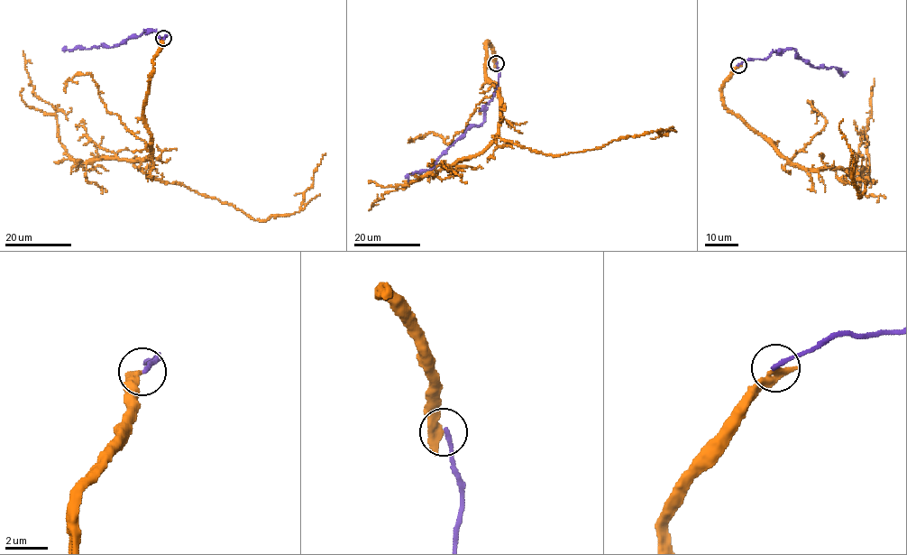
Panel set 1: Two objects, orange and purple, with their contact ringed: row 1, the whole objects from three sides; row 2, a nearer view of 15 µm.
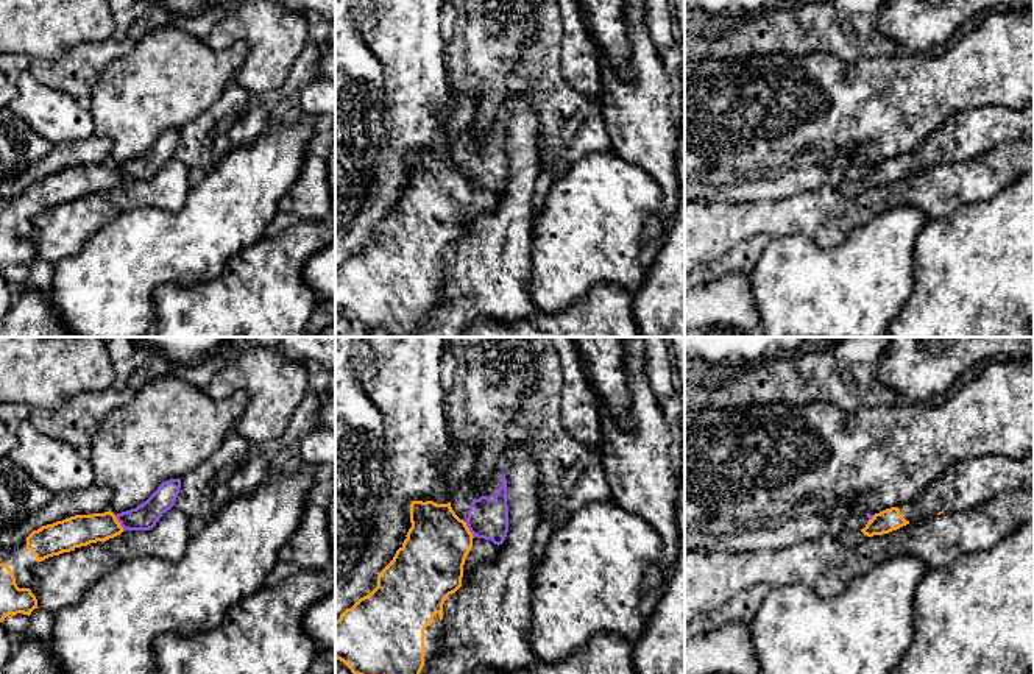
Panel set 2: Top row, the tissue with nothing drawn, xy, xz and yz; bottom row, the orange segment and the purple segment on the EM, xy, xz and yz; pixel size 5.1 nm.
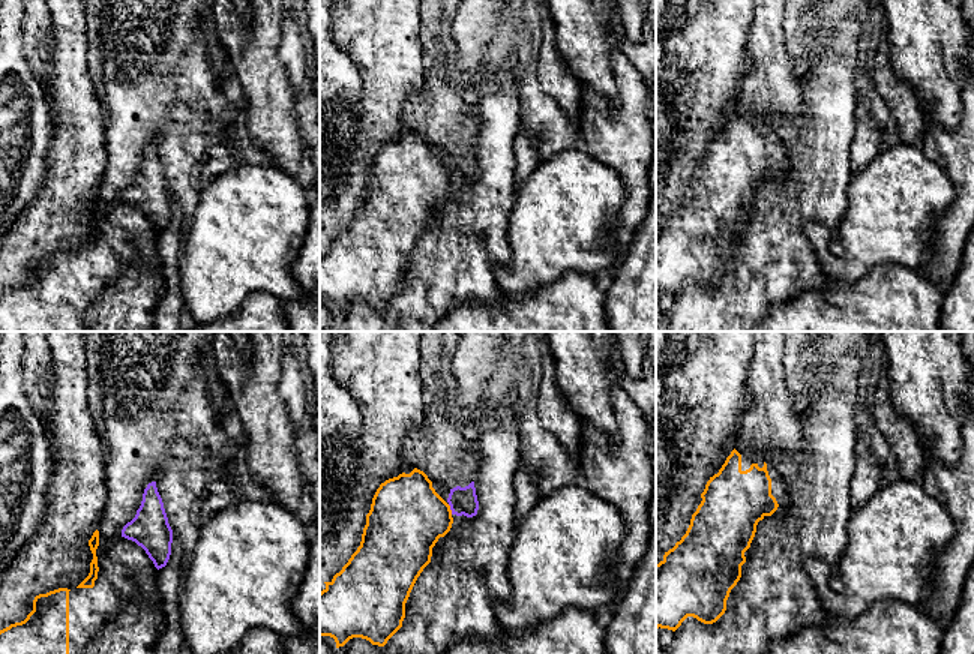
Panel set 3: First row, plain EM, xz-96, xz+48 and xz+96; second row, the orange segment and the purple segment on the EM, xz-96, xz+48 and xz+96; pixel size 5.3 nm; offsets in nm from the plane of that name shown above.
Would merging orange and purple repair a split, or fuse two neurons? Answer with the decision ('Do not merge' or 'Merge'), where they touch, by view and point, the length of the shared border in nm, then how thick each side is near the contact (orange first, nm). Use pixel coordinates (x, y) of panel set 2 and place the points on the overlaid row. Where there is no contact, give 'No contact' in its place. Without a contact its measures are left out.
Do not merge. Touches orange at xz (468, 529). Shared border 100 nm. Thickness 340 nm (orange) against 200 nm

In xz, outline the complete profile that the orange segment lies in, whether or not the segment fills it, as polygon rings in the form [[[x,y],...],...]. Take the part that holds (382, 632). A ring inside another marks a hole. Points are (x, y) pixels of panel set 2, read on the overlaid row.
[[[412,501],[412,527],[396,551],[393,560],[379,573],[377,587],[346,608],[335,621],[335,658],[343,662],[352,674],[420,674],[443,646],[443,604],[462,587],[462,577],[476,563],[491,562],[498,555],[498,545],[474,537],[466,523],[448,504],[434,501]]]

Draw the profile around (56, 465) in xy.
[[[28,421],[14,424],[17,445],[8,457],[53,495],[95,484],[92,463],[80,449],[36,431]]]

